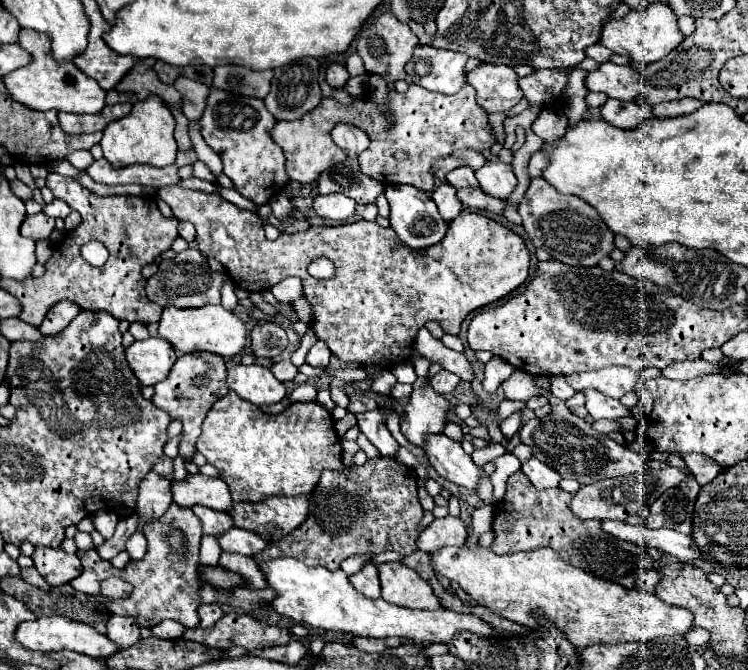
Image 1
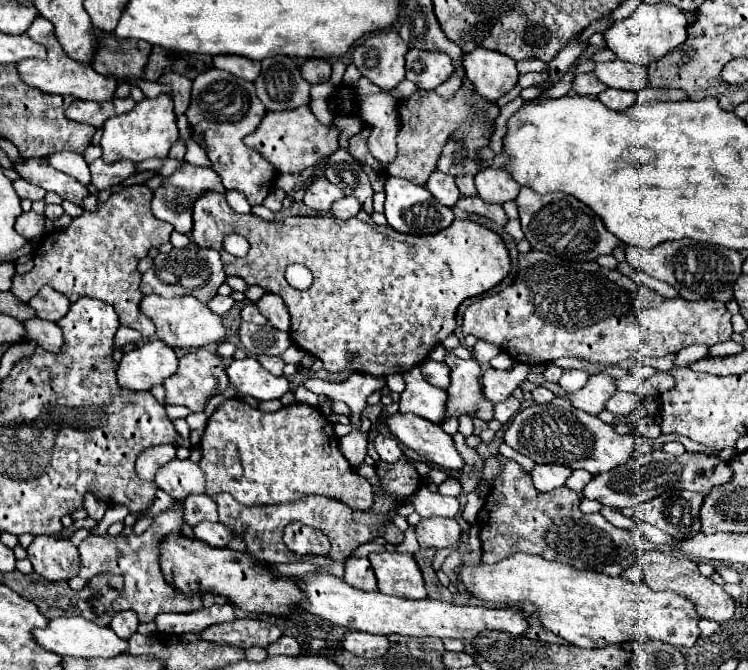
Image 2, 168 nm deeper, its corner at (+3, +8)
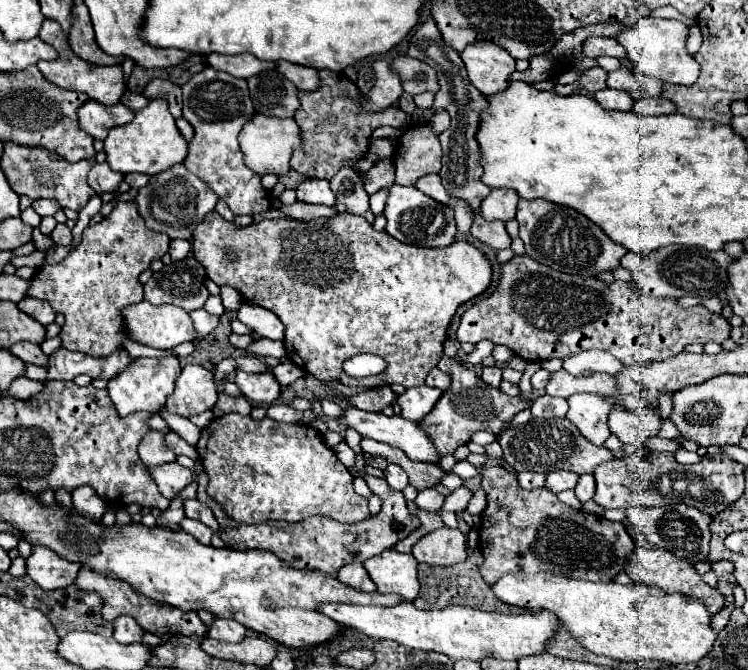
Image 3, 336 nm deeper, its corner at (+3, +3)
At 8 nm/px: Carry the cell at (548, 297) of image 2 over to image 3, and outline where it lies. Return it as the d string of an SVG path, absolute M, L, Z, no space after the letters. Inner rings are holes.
M522 255L512 257L508 263L502 263L496 291L490 297L476 301L460 317L456 333L458 343L478 343L482 339L490 339L496 345L510 347L518 357L526 361L546 361L552 357L566 359L580 351L604 349L618 361L622 361L622 365L634 365L678 355L688 343L722 343L730 337L730 323L722 315L716 315L702 305L682 309L674 297L644 295L632 281L614 281L612 285L608 285L596 277L580 277L554 271L550 267L544 267L542 263L536 263L528 255Z

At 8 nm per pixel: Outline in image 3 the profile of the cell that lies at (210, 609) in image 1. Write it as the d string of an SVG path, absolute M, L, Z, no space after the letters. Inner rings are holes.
M214 619L208 629L208 637L226 643L240 643L246 637L246 629L232 619Z

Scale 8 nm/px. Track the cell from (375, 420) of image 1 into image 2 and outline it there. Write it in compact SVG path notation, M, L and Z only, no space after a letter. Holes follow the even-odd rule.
M378 434L374 438L374 446L376 446L378 454L380 454L380 460L384 460L384 462L396 462L402 456L402 450L398 448L396 438L392 438L392 436Z

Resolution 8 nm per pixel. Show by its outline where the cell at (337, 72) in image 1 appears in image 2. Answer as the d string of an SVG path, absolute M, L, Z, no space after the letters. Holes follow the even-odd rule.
M306 60L300 68L304 72L304 78L308 78L308 82L326 82L332 74L332 66L328 60Z

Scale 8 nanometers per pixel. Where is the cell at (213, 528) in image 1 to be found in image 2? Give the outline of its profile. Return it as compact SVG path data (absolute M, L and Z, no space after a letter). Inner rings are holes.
M200 494L200 496L188 496L184 500L184 520L190 524L190 526L196 526L204 520L208 522L218 522L218 510L216 510L216 502L206 496L206 494Z

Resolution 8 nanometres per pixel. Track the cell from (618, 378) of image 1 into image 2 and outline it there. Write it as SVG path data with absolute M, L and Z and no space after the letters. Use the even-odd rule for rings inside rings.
M529 372L527 375L529 382L550 389L555 396L562 397L570 402L576 408L588 412L588 414L598 414L604 410L606 398L616 390L616 378L610 374L596 374L588 378L588 384L571 394L565 392L558 384L546 382L541 373Z

